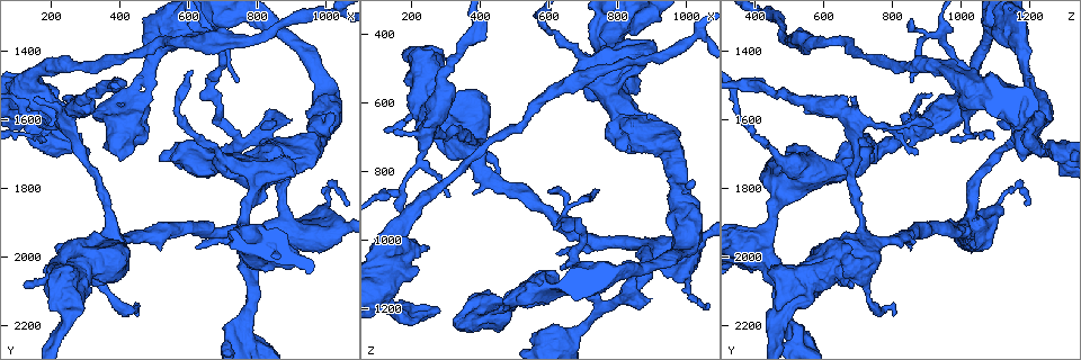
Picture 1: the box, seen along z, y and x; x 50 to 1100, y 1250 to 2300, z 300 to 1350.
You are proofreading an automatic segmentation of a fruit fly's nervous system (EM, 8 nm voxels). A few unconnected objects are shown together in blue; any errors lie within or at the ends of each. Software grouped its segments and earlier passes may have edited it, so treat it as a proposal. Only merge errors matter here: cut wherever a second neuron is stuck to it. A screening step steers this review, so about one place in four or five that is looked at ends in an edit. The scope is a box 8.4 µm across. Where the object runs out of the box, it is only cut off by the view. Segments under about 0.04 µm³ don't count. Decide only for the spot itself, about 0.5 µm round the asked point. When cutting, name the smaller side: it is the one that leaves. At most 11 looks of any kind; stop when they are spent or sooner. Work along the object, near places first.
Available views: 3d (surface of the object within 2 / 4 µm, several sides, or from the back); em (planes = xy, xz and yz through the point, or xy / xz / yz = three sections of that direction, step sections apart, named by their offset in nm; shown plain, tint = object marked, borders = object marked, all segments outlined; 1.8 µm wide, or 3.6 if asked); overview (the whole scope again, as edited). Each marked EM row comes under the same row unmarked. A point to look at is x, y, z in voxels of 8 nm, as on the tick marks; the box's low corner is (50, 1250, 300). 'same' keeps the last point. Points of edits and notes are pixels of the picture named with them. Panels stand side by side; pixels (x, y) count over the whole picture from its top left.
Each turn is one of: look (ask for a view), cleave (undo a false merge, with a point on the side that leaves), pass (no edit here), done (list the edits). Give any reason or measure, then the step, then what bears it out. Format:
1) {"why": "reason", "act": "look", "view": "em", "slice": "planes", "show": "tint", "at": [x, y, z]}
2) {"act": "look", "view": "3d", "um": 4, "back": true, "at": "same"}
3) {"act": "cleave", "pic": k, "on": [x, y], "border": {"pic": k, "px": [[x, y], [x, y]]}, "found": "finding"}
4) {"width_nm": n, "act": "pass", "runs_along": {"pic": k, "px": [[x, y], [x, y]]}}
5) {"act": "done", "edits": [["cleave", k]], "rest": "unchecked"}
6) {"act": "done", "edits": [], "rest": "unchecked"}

{"why": "three arms meet", "act": "look", "view": "3d", "um": 4, "at": [250, 1615, 685]}

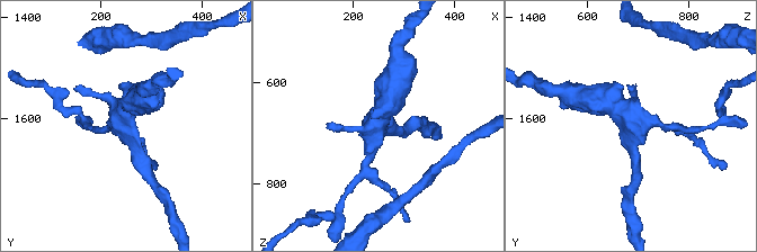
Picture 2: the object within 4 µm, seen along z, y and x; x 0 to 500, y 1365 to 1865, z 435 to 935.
{"why": "now the EM", "act": "look", "view": "em", "slice": "planes", "show": "borders", "at": [250, 1615, 685]}

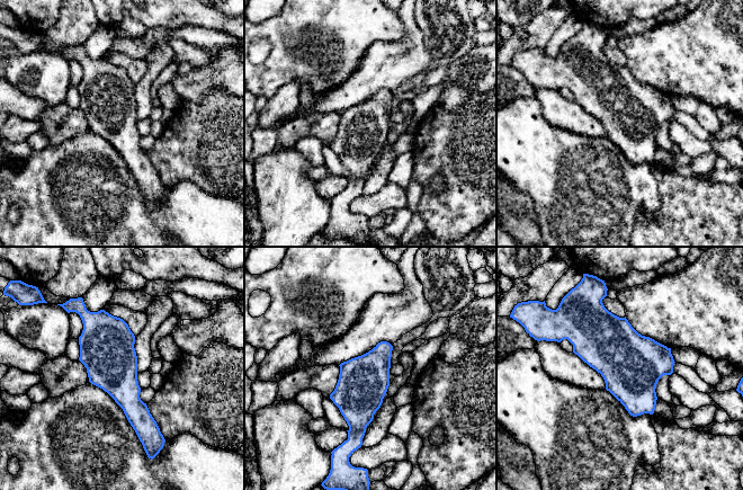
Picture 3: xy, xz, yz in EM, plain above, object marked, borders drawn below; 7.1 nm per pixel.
{"width_nm": 360, "act": "pass", "found": "one neuron here"}

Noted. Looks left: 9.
{"why": "sharp bend", "act": "look", "view": "em", "slice": "planes", "show": "tint", "at": [940, 1690, 720]}

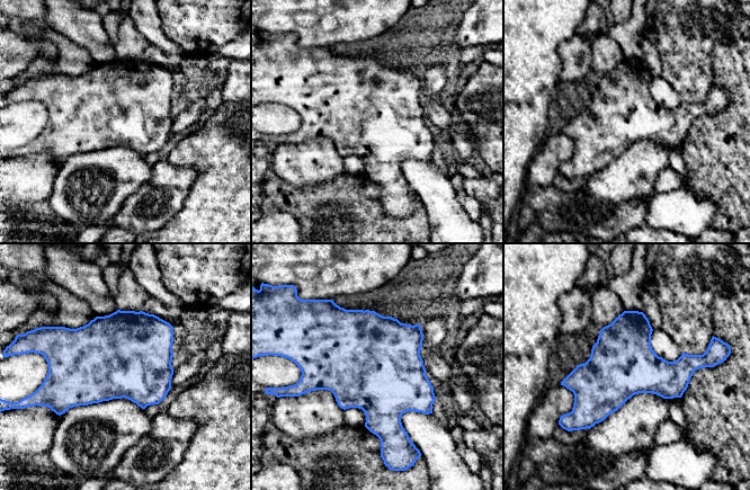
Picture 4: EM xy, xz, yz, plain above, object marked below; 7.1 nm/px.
{"width_nm": 480, "act": "pass", "found": "one neuron here"}

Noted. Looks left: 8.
{"why": "sharp bend", "act": "look", "view": "3d", "um": 4, "at": [205, 1610, 1020]}

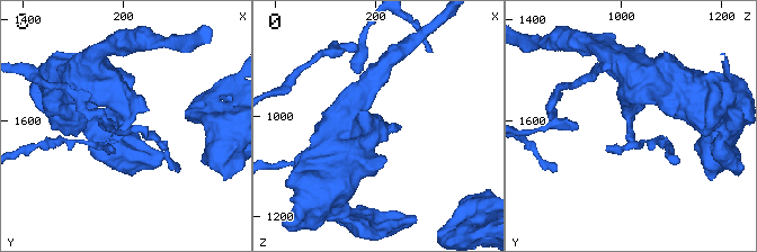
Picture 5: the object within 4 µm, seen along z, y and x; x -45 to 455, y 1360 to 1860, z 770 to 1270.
{"why": "shape alone is not enough", "act": "look", "view": "em", "slice": "planes", "show": "tint", "at": [210, 1610, 1015]}

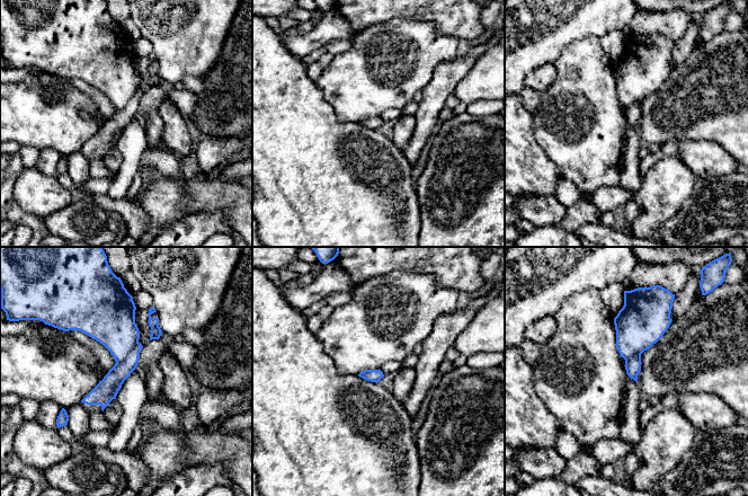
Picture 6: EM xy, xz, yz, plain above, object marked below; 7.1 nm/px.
{"act": "cleave", "pic": 6, "on": [112, 382], "part_leaving": {"pic": 6, "px": [[139, 347], [132, 360], [87, 400]]}, "found": "two neurons meet here"}

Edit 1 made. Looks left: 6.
{"why": "see it whole again", "act": "look", "view": "overview"}

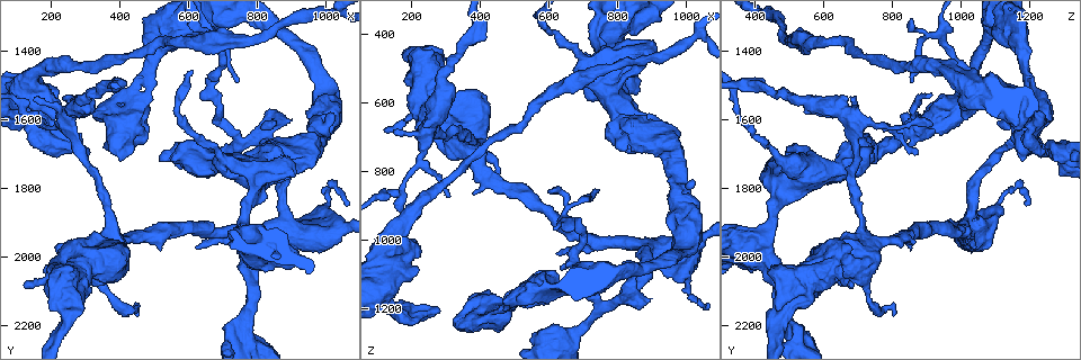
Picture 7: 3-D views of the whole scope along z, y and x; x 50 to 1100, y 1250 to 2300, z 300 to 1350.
{"why": "side arm on a straight run", "act": "look", "view": "3d", "um": 4, "back": true, "at": [750, 2225, 530]}

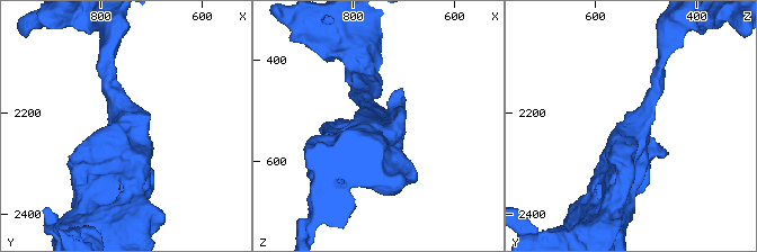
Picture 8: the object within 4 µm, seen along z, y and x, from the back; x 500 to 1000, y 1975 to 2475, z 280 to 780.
{"act": "look", "view": "em", "um": 3.6, "slice": "xz", "step": 8, "show": "tint", "at": [745, 2225, 525]}

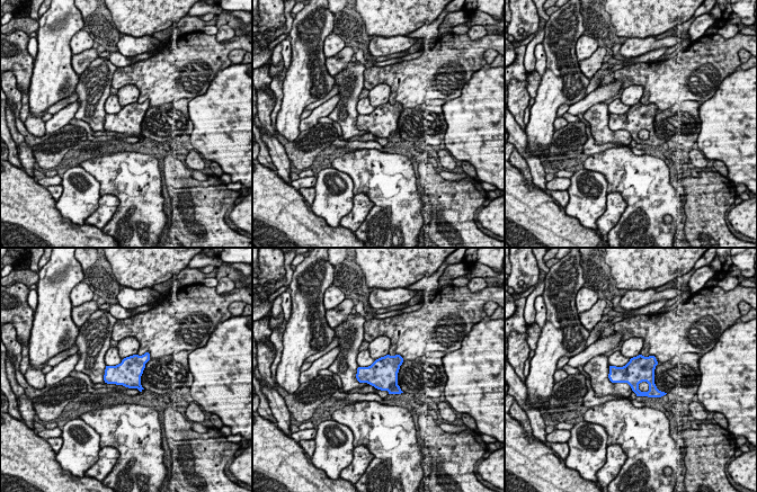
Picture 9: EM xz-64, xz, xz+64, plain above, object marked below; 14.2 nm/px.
{"why": "another direction", "act": "look", "view": "em", "um": 3.6, "slice": "planes", "show": "tint", "at": "same"}

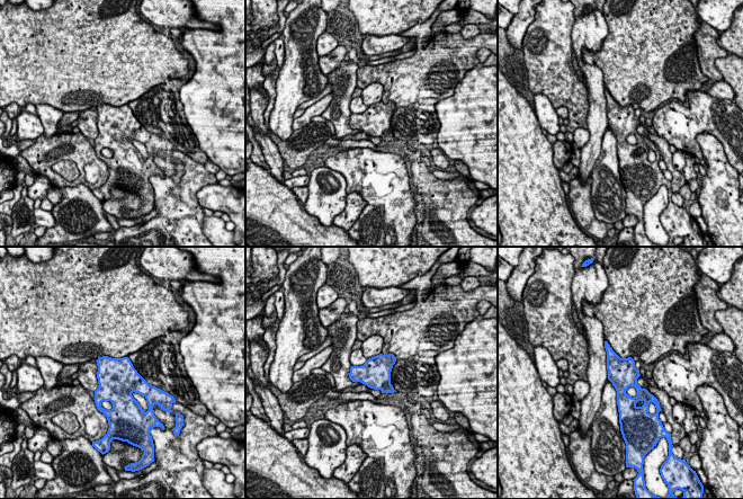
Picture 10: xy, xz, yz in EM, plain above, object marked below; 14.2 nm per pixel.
{"width_nm": 420, "act": "pass", "found": "all the same neuron"}

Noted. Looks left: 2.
{"act": "done", "edits": [["cleave", 6]], "rest": "unchecked"}

